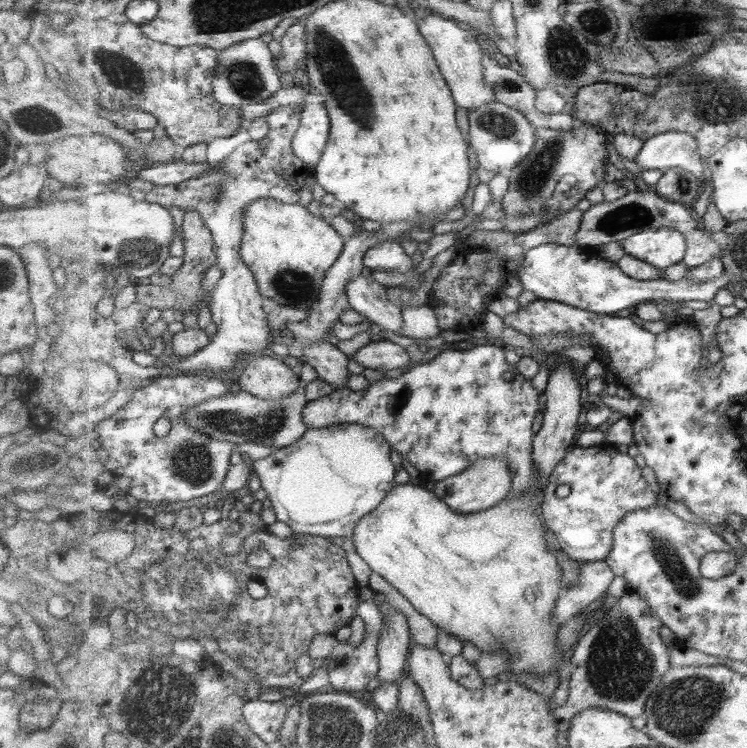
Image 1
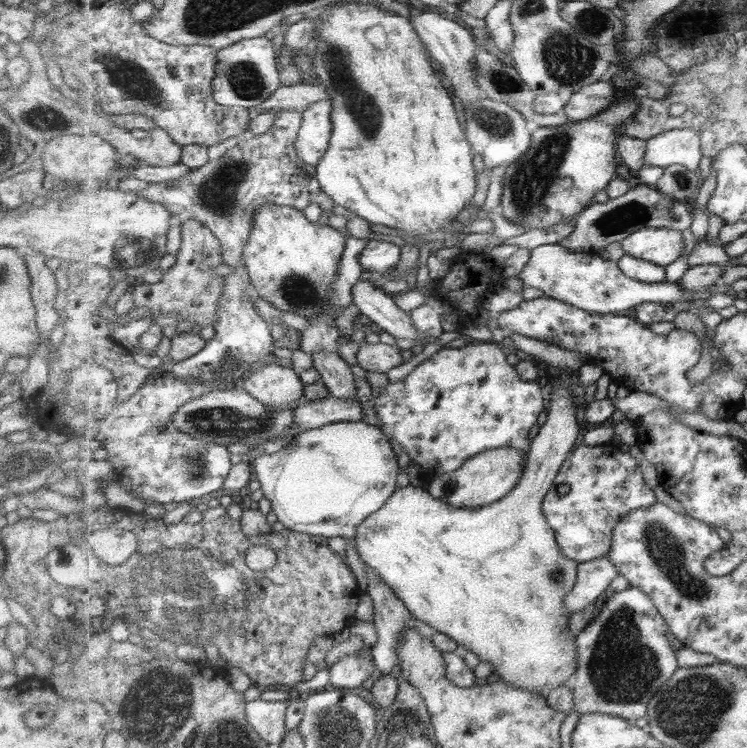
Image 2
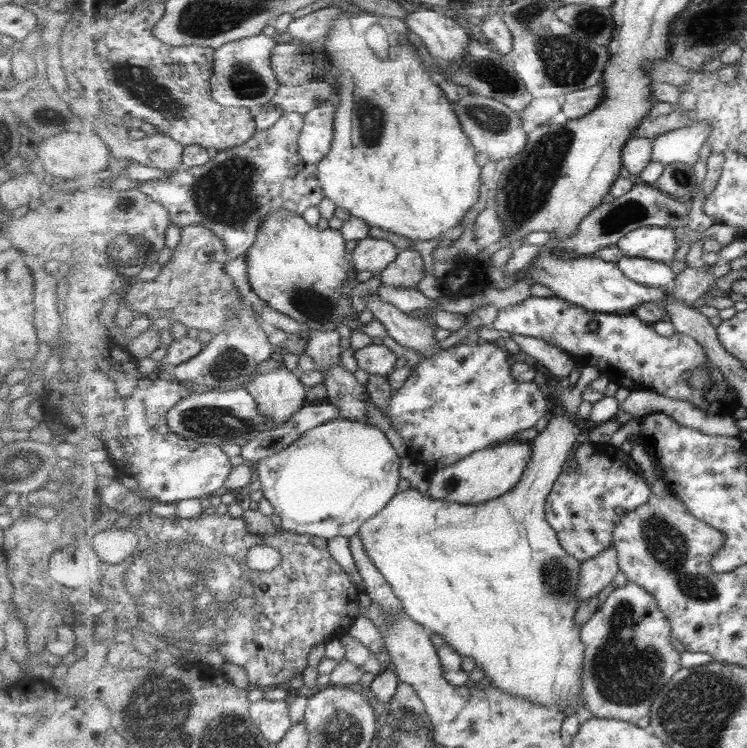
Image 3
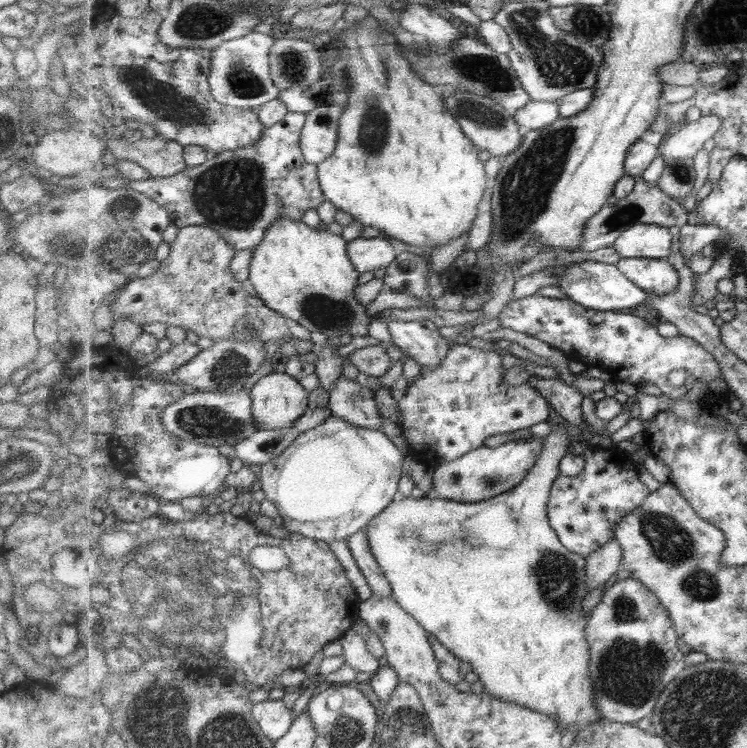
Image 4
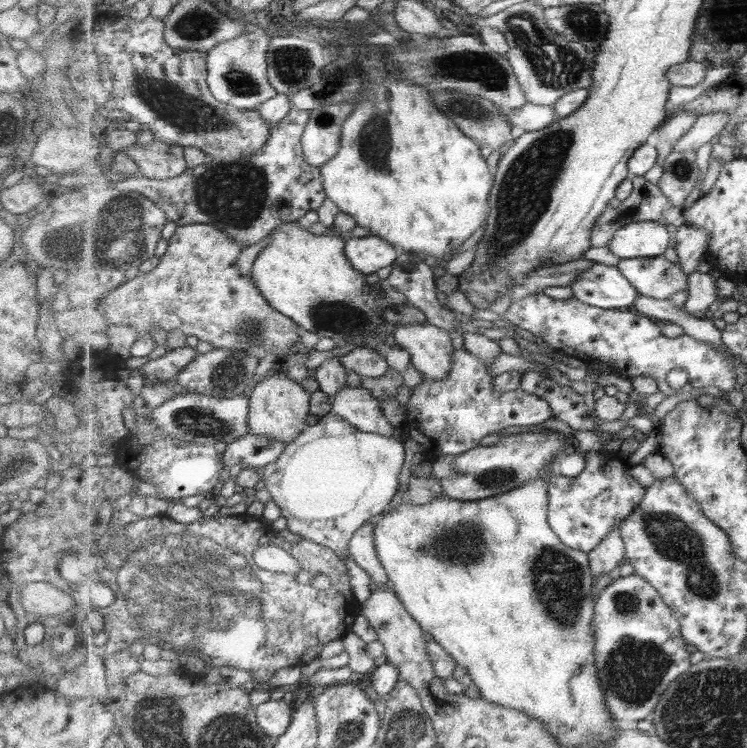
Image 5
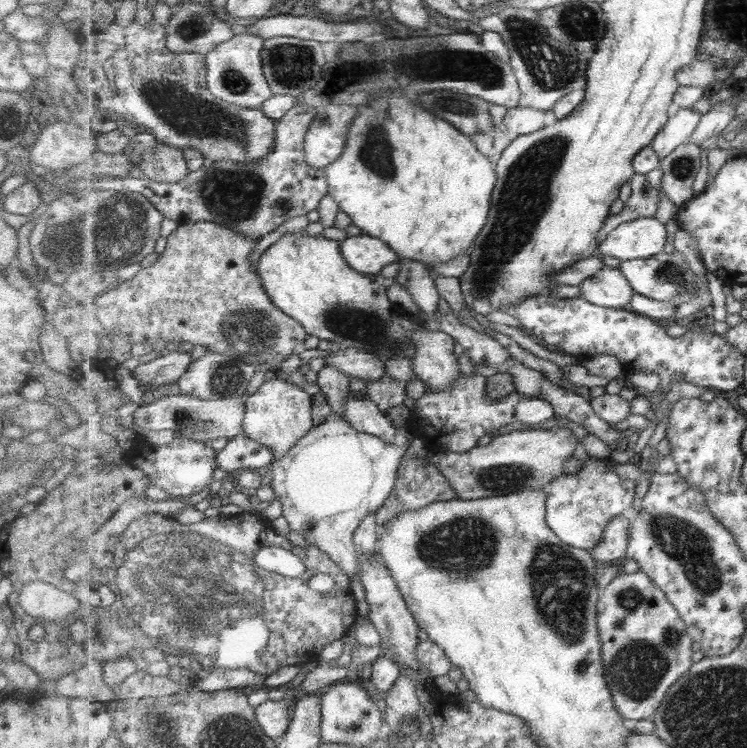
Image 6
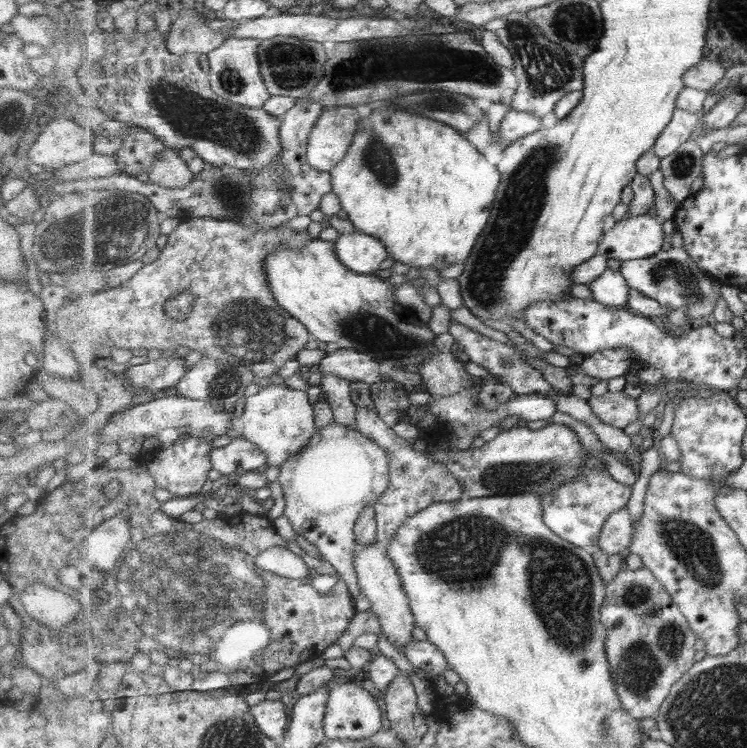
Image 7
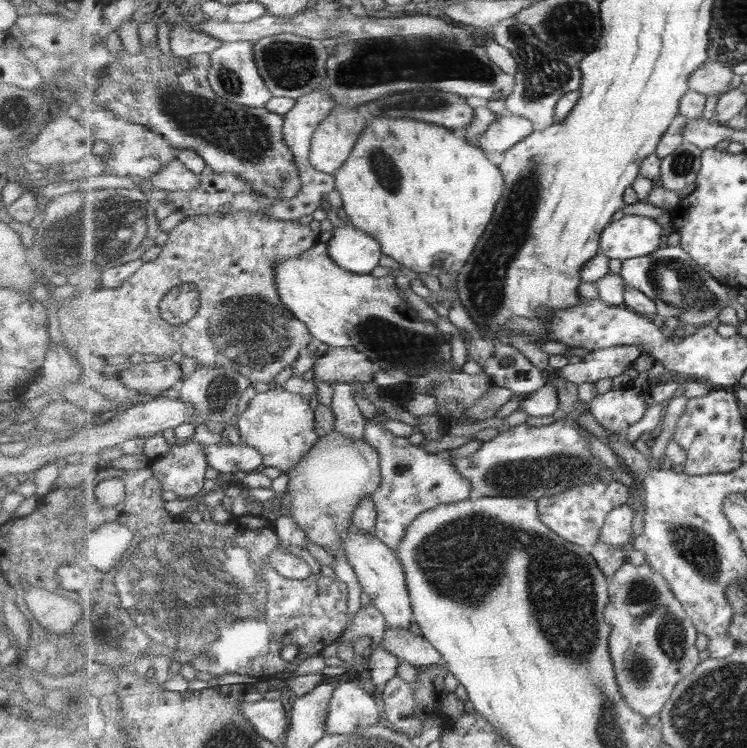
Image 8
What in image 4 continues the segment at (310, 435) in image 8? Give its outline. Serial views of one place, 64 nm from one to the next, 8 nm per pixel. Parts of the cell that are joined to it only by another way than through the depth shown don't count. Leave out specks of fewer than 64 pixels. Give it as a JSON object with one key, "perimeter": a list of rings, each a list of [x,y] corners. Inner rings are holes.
{"perimeter":[[[280,365],[278,369],[261,377],[251,388],[252,410],[261,431],[281,431],[291,429],[310,409],[310,392],[298,381],[297,377],[285,372]]]}

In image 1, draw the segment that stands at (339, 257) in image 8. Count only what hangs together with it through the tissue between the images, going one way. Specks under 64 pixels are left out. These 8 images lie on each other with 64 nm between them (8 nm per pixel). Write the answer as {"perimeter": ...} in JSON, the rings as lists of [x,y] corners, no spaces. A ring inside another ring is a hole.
{"perimeter":[[[388,240],[376,244],[367,251],[363,266],[367,271],[393,271],[399,273],[411,273],[413,260],[405,254],[403,246],[398,240]]]}

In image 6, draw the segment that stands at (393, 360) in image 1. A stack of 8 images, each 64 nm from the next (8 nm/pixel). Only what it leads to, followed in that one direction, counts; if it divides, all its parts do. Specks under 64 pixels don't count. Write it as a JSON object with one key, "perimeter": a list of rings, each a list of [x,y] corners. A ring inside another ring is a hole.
{"perimeter":[[[340,348],[330,352],[324,364],[342,370],[350,378],[360,378],[365,382],[381,380],[387,372],[386,362],[382,358],[356,348]]]}

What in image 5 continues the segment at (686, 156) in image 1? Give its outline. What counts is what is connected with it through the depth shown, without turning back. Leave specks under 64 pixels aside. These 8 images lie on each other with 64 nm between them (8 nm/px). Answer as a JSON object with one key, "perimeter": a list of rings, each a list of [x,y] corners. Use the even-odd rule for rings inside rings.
{"perimeter":[[[724,112],[711,113],[708,115],[698,115],[697,122],[692,129],[684,134],[684,137],[677,142],[673,152],[695,152],[707,142],[711,142],[715,136],[721,135],[728,125],[730,114]]]}

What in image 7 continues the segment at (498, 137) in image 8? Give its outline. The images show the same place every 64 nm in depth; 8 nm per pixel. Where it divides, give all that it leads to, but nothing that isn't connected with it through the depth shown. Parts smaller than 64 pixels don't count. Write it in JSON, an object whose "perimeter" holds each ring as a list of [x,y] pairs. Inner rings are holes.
{"perimeter":[[[510,107],[501,120],[499,127],[502,144],[507,148],[520,138],[538,131],[539,126],[541,126],[541,118]]]}

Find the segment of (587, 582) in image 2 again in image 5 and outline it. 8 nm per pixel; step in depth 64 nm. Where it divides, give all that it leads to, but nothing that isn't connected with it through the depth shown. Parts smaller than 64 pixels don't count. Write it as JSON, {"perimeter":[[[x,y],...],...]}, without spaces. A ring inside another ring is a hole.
{"perimeter":[[[622,522],[589,553],[594,578],[604,574],[616,573],[619,566],[625,561],[626,544],[622,535]]]}

